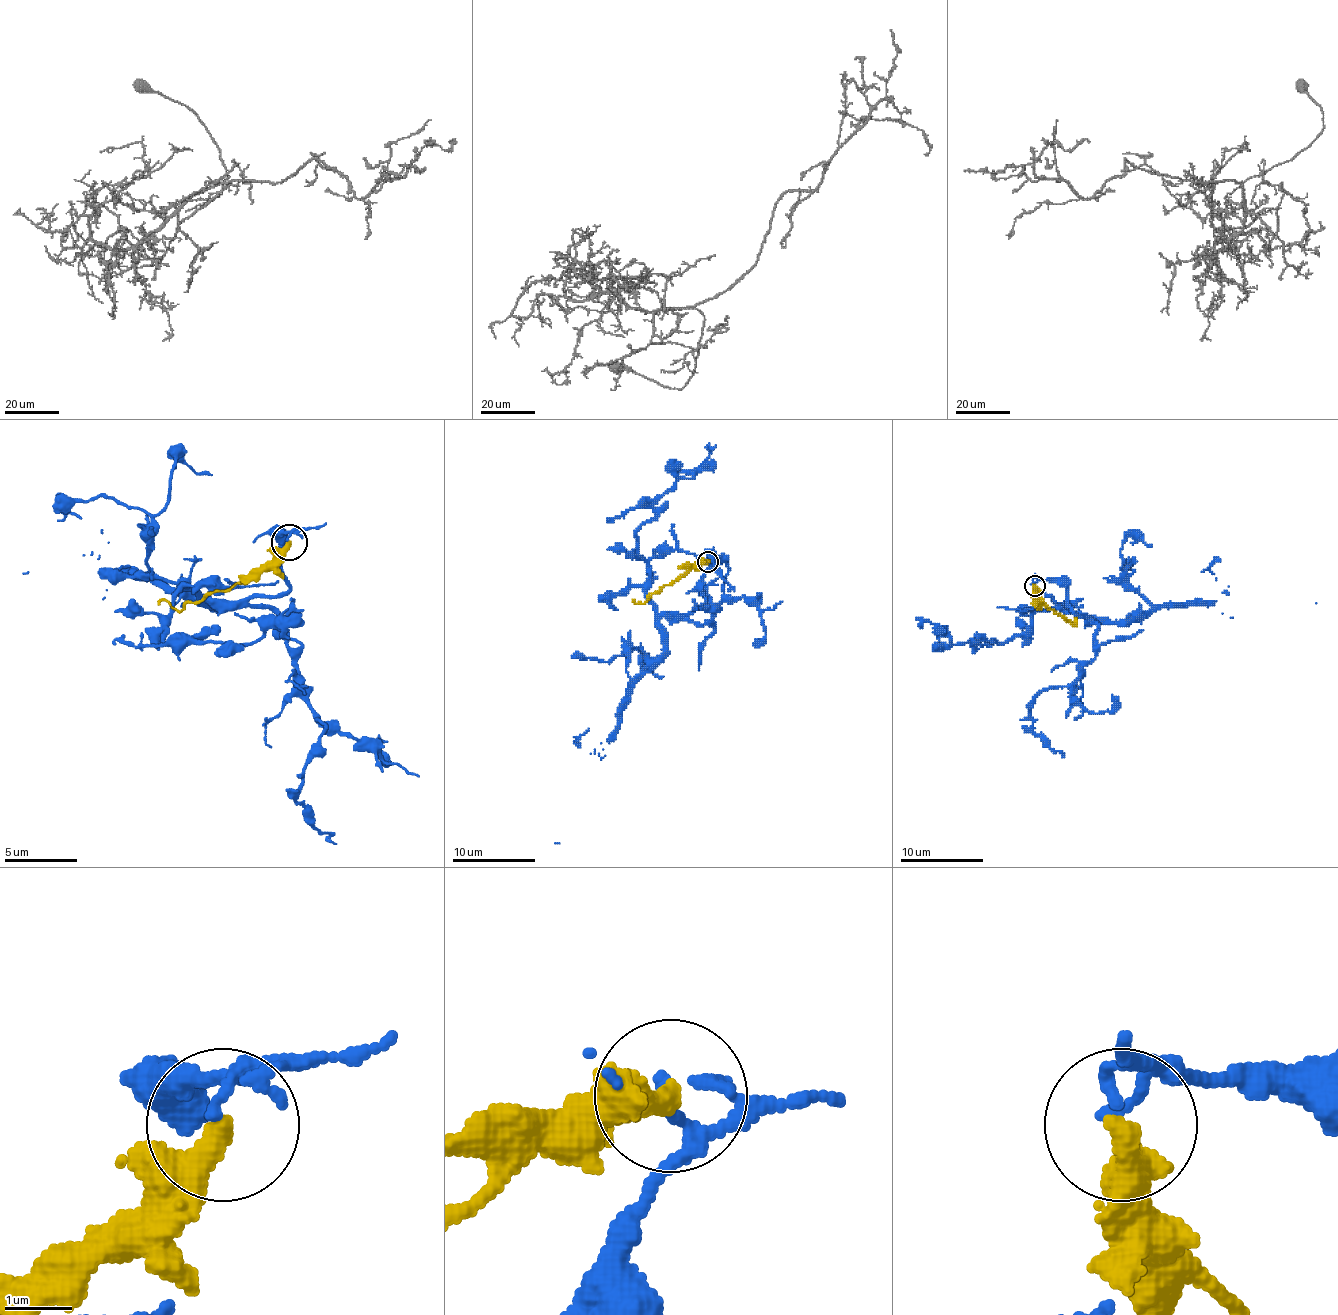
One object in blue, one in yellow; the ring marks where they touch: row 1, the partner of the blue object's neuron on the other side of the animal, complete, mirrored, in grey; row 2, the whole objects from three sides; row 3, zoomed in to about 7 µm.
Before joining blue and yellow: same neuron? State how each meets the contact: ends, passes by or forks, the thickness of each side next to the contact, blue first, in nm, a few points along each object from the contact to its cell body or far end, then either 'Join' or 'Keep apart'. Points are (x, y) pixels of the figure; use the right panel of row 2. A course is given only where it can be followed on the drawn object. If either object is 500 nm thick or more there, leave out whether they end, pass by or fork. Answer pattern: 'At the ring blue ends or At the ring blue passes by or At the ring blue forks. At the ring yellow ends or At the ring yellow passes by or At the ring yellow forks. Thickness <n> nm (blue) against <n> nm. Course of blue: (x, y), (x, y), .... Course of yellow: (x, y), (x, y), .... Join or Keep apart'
At the ring blue ends. At the ring yellow ends. Thickness 150 nm (blue) against 400 nm. Course of blue: (1035, 584), (1060, 582), (1066, 605), (1089, 620), (1128, 622), (1162, 605), (1214, 605), (1231, 617), (1316, 603). Course of yellow: (1035, 586), (1035, 592), (1056, 613), (1076, 624), (1076, 620), (1072, 622). Keep apart

